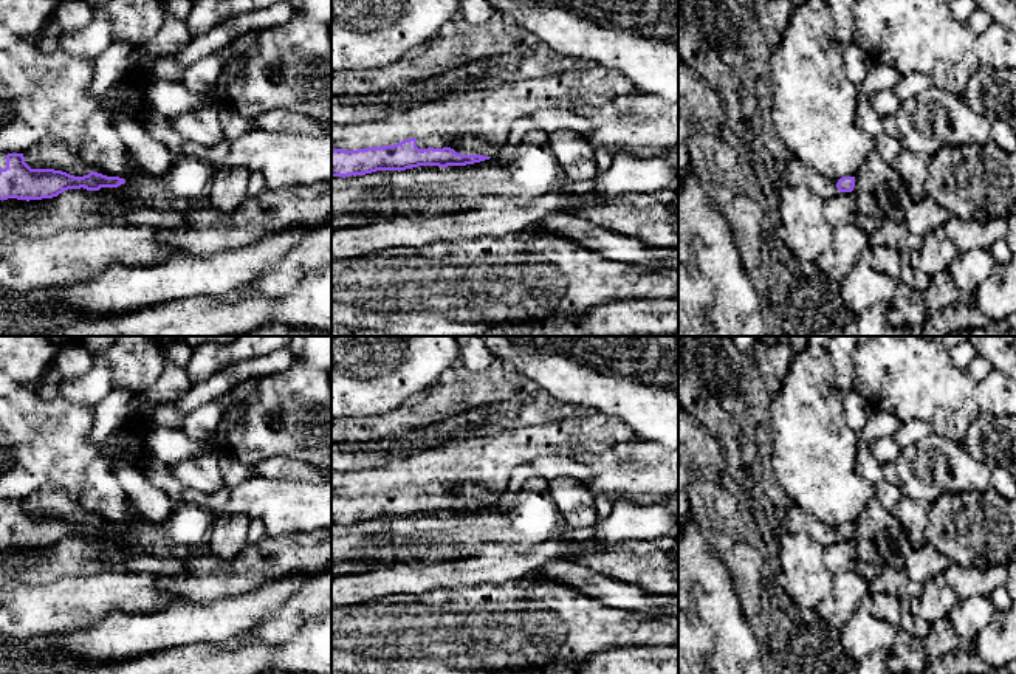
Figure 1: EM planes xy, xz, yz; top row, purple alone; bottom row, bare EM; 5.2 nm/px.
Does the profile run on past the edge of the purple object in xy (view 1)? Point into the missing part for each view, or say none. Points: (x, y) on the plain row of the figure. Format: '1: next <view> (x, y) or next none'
1: next xy (2, 502)

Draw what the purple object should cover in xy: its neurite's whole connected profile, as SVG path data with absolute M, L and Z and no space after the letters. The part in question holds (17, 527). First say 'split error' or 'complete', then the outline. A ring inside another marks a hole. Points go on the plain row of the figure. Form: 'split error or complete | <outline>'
split error | M0 500L0 547L42 547L57 544L68 536L99 538L124 530L124 525L93 518L88 522L74 524L54 516L31 516L23 500Z

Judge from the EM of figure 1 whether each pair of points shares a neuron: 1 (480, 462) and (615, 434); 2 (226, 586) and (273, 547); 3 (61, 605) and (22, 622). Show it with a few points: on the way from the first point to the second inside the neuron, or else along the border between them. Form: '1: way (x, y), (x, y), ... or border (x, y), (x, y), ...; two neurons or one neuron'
1: way (514, 447), (528, 447), (544, 439), (581, 434); one neuron
2: way (239, 574), (260, 552); one neuron
3: way (51, 608), (31, 612); one neuron

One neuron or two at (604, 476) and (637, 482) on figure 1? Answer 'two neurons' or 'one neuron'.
one neuron

